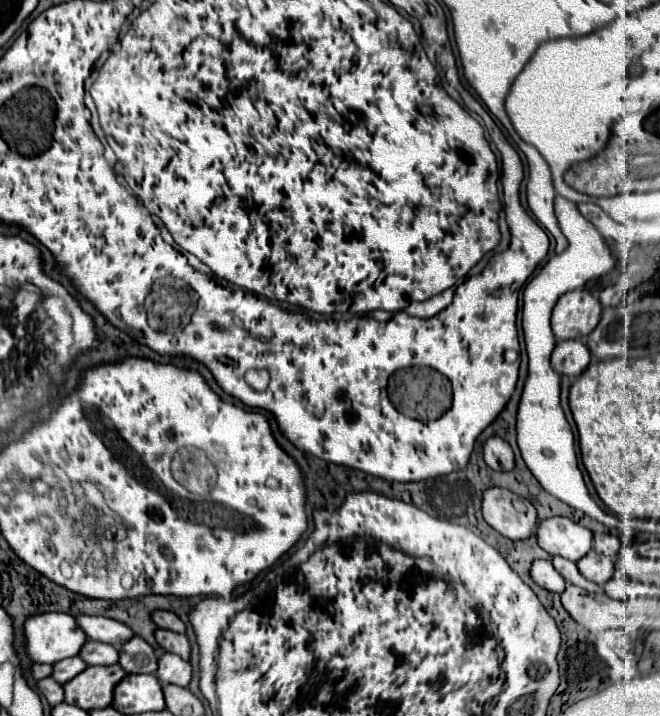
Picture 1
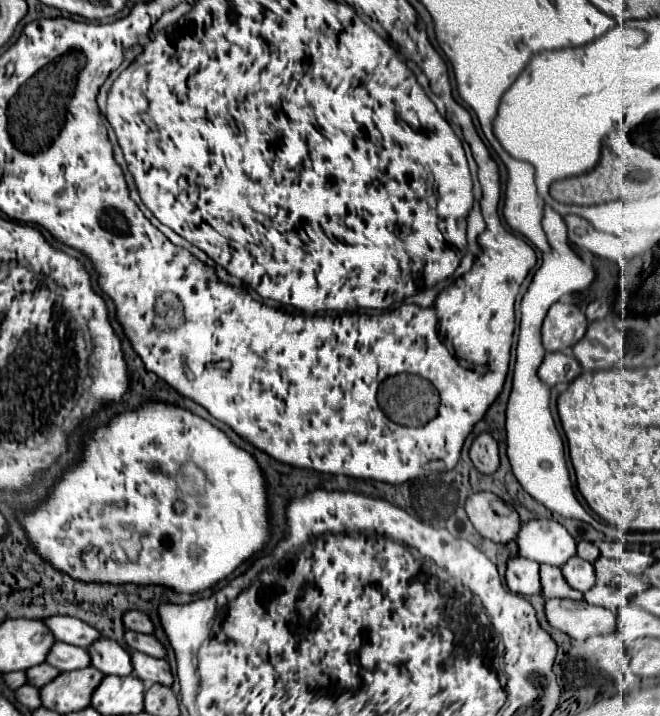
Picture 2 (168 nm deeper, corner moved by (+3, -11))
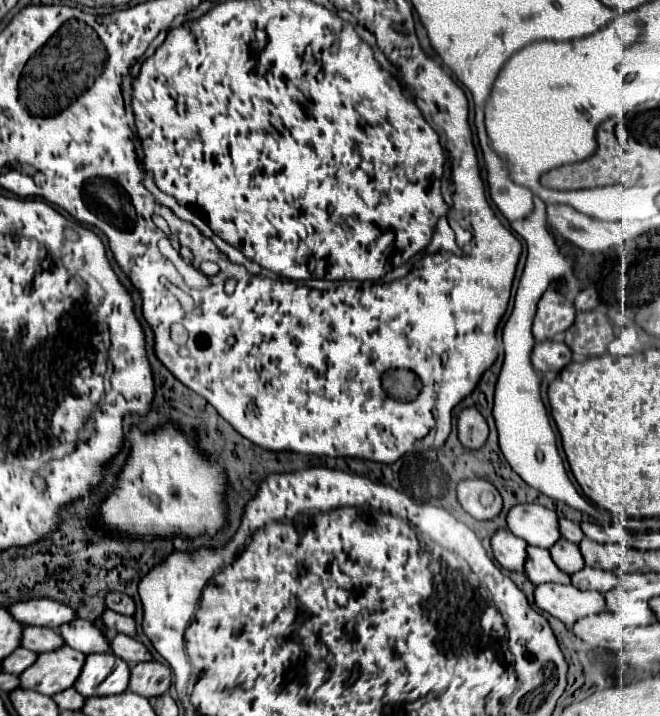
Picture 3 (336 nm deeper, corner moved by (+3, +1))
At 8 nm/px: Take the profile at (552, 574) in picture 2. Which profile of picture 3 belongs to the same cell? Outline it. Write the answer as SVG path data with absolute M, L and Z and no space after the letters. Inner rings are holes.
M528 546L528 556L524 564L524 574L532 584L544 584L544 582L558 582L558 584L570 584L570 576L562 572L552 560L550 552L544 548Z

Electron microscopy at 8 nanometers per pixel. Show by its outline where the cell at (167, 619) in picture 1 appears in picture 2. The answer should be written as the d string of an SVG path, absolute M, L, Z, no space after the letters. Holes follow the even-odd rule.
M138 610L126 612L124 614L124 624L126 624L128 630L142 632L142 634L154 634L154 624L144 612L138 612Z

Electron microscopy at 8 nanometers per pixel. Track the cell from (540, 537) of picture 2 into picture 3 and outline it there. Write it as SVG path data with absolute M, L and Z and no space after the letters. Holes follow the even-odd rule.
M518 504L508 510L508 530L530 546L550 548L558 538L558 516L540 504Z

